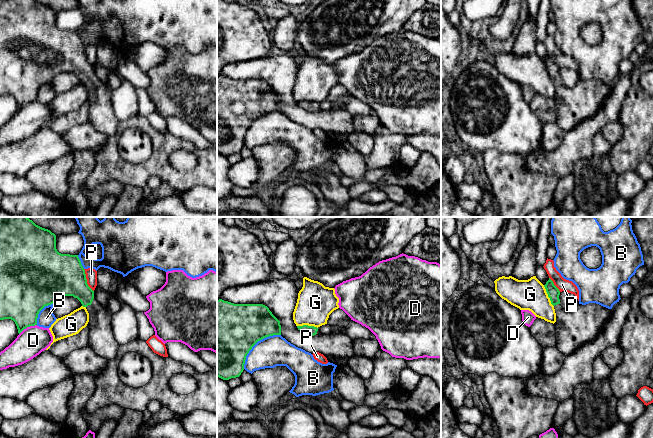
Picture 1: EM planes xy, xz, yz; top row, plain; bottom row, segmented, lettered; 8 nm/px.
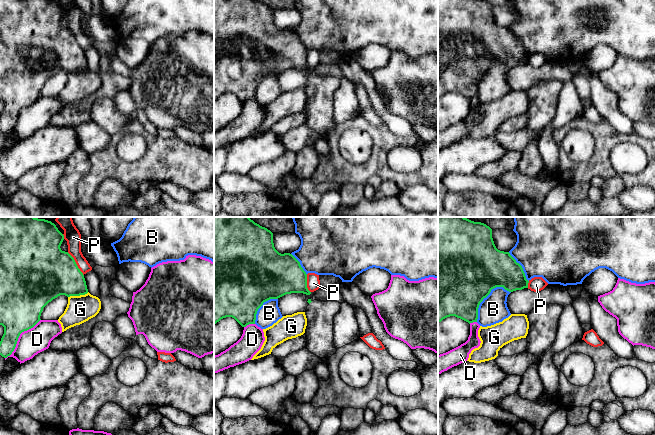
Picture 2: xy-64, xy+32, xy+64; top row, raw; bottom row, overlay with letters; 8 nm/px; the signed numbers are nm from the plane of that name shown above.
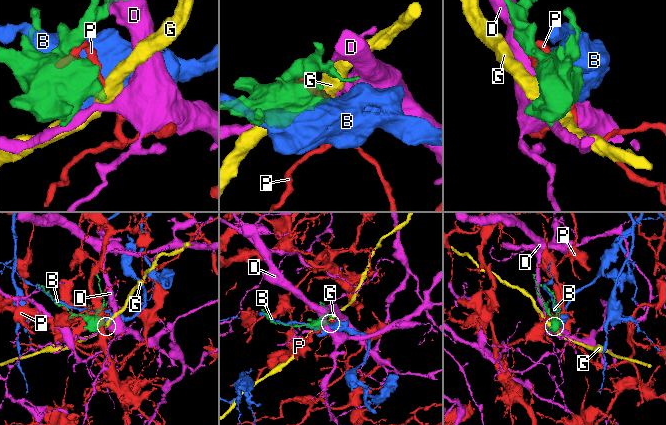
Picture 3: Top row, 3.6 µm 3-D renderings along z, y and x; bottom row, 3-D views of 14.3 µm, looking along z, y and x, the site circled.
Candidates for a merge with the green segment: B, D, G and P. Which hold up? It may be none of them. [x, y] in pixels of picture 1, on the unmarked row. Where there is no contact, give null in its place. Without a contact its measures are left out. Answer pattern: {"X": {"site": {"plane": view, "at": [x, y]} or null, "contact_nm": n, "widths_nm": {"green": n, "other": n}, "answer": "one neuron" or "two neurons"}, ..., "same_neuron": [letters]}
{"B": {"site": {"plane": "xz", "at": [255, 119]}, "contact_nm": 400, "widths_nm": {"green": 480, "other": 240}, "answer": "two neurons"}, "D": {"site": {"plane": "xy", "at": [27, 102]}, "contact_nm": 170, "widths_nm": {"green": 360, "other": 220}, "answer": "two neurons"}, "G": {"site": {"plane": "yz", "at": [548, 72]}, "contact_nm": 190, "widths_nm": {"green": 100, "other": 240}, "answer": "two neurons"}, "P": {"site": {"plane": "xy", "at": [86, 56]}, "contact_nm": 200, "widths_nm": {"green": 340, "other": 100}, "answer": "two neurons"}, "same_neuron": []}

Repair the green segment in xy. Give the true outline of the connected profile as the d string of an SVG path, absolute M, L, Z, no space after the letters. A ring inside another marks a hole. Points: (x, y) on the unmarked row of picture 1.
M0 0L0 96L11 95L18 109L30 102L37 101L39 88L53 80L62 72L77 74L89 89L89 123L100 133L114 135L119 126L112 107L112 91L119 87L121 78L112 75L106 81L94 74L94 67L88 62L85 46L78 31L61 30L56 25L56 11L36 0Z

